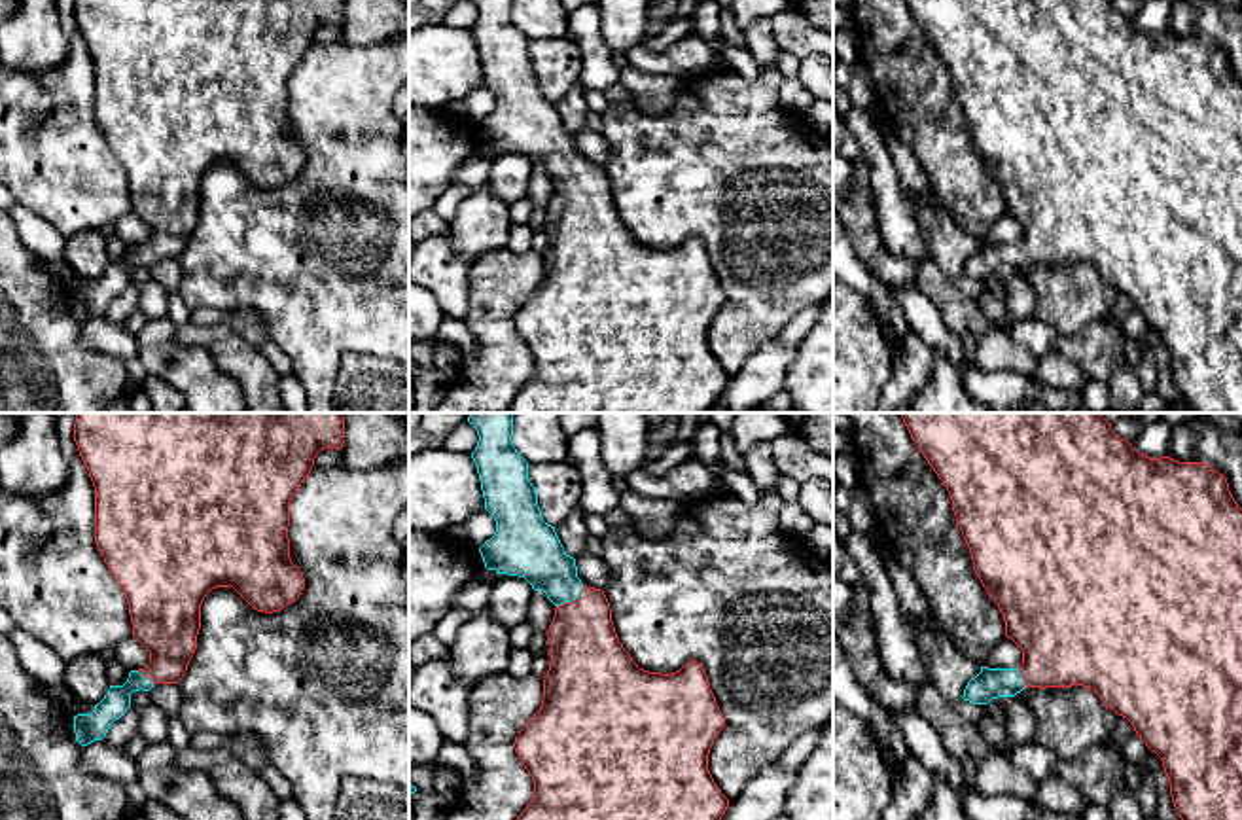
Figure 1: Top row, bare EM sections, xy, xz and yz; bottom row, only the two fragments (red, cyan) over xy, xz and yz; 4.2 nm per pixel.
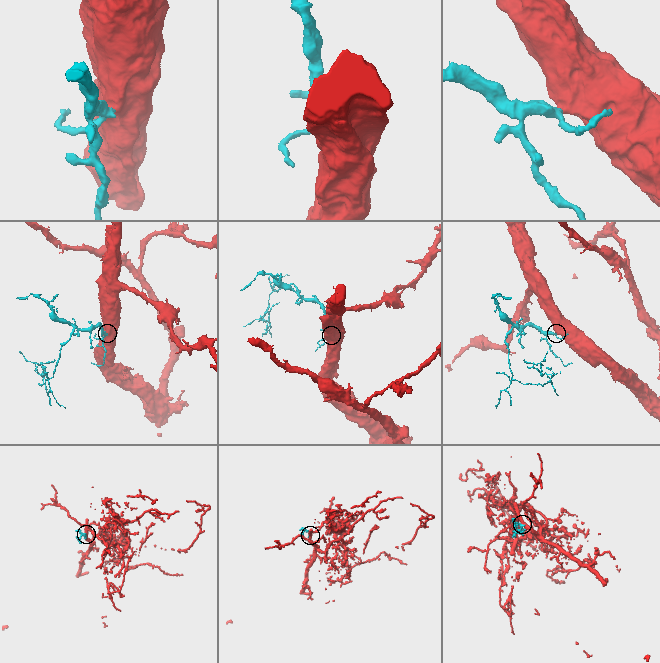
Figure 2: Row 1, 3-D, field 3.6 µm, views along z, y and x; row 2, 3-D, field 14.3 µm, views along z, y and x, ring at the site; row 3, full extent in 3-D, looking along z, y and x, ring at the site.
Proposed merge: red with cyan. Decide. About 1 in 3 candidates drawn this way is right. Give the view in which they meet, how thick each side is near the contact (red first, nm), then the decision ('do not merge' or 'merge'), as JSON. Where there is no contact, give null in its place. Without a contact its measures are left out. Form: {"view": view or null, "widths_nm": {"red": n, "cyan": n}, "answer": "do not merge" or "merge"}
{"view": "xz", "widths_nm": {"red": 300, "cyan": 220}, "answer": "merge"}

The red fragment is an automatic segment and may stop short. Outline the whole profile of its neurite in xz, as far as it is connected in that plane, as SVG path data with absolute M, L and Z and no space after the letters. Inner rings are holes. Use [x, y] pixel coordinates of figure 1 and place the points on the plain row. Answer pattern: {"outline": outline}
{"outline": "M473 0L473 4L477 6L479 17L475 27L471 28L471 34L477 42L481 66L485 74L485 85L496 97L494 112L479 123L485 144L496 146L498 150L524 153L534 167L543 167L547 174L557 182L555 193L545 208L551 218L549 223L551 239L547 250L541 254L543 256L541 282L519 307L513 318L519 335L523 337L524 345L534 356L534 371L526 384L517 392L507 413L710 413L718 398L725 390L729 375L721 369L721 365L718 364L708 347L708 330L714 316L718 314L719 307L725 301L725 294L716 278L702 241L697 237L689 237L676 248L661 250L644 246L632 237L630 229L623 223L623 220L617 214L612 197L610 178L604 167L581 159L581 155L577 153L576 134L564 127L555 108L555 102L543 97L538 81L536 62L528 57L528 38L513 23L511 15L513 0Z"}

